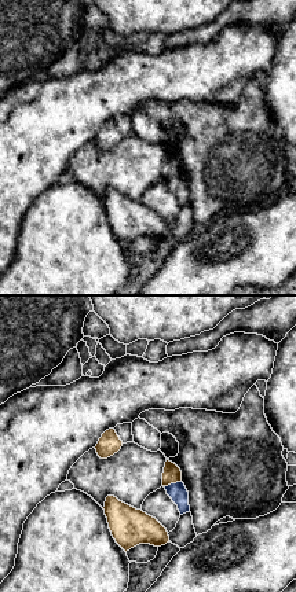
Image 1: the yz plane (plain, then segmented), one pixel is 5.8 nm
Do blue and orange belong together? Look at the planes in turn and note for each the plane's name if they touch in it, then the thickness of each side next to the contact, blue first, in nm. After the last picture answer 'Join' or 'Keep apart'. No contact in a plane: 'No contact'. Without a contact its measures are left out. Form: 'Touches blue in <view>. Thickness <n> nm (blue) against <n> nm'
Touches blue in yz. Thickness 110 nm (blue) against 110 nm

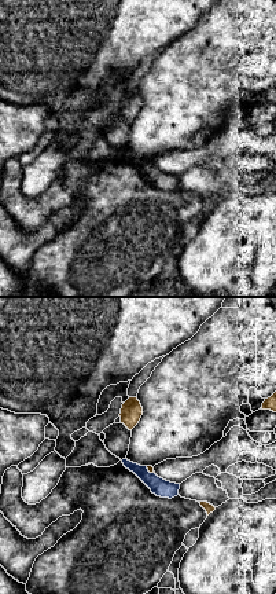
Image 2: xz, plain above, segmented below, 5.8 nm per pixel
Touches blue in xz. Thickness 100 nm (blue) against 30 nm

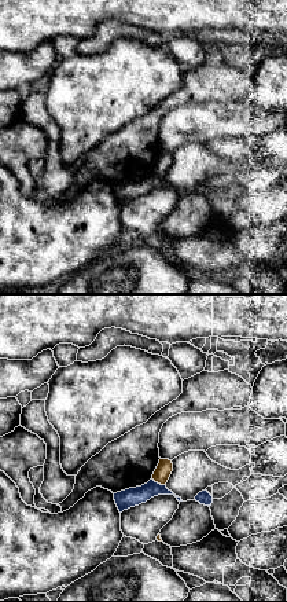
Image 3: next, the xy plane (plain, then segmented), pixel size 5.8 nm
Touches blue in xy. Thickness 110 nm (blue) against 90 nm

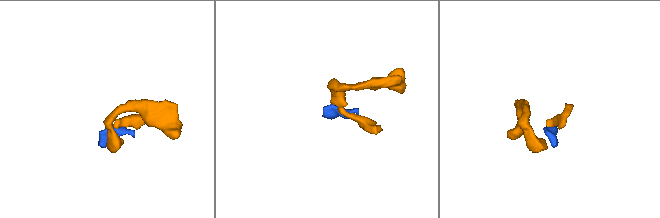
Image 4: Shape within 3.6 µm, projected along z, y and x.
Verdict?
Keep apart

